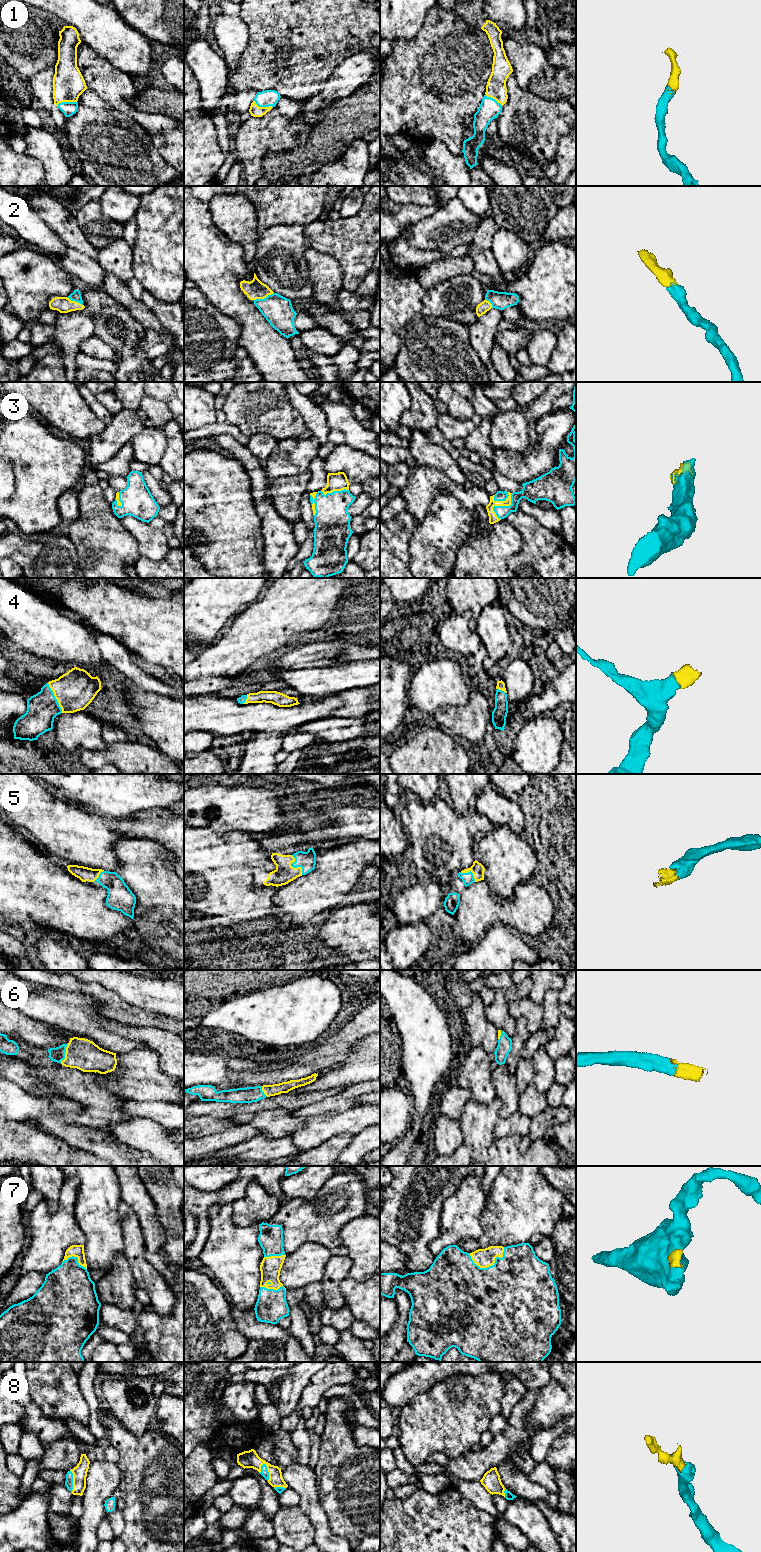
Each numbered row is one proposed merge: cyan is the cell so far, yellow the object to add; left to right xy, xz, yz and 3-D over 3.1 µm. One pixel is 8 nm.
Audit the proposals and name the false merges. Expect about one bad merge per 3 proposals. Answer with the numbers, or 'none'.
none

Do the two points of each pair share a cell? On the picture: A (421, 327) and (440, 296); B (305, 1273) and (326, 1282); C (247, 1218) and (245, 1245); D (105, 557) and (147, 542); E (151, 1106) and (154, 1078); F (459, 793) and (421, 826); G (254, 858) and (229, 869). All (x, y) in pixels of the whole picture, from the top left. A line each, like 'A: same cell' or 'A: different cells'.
A: different cells
B: different cells
C: different cells
D: different cells
E: different cells
F: different cells
G: same cell

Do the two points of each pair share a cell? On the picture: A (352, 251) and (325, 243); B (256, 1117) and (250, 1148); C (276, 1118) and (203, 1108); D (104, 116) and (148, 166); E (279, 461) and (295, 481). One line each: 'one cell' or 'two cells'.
A: one cell
B: two cells
C: two cells
D: one cell
E: two cells

